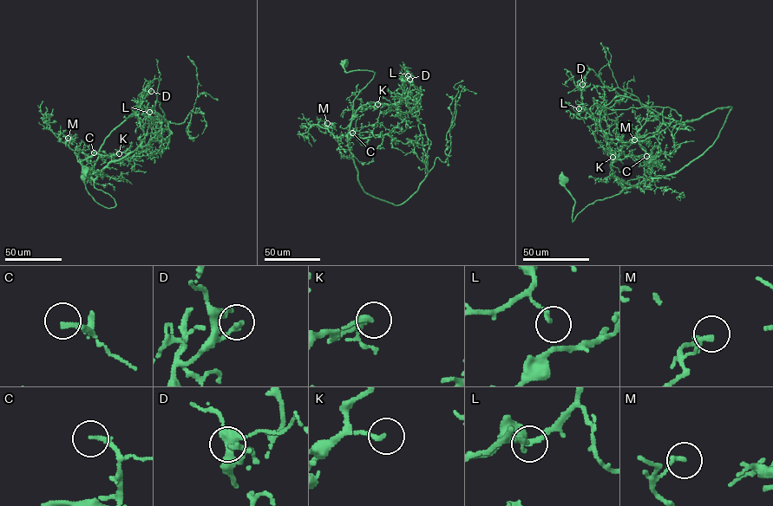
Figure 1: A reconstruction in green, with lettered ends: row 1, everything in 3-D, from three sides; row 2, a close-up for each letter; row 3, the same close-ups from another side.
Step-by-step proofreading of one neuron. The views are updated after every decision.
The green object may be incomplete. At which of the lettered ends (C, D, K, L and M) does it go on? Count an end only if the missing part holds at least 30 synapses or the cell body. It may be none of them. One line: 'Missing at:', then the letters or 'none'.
Missing at: C

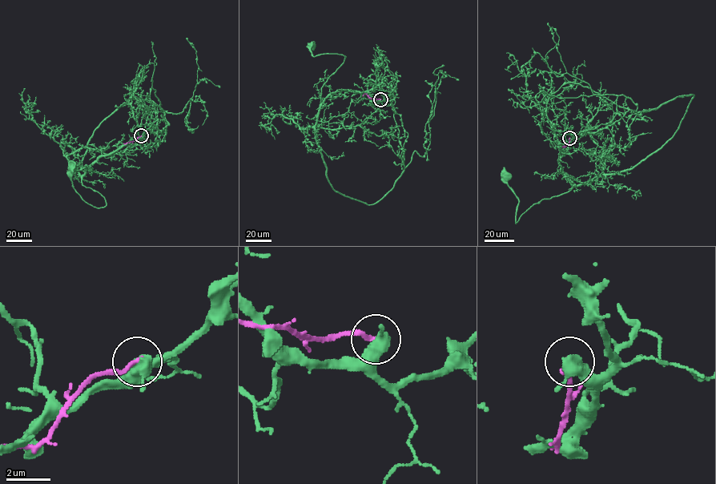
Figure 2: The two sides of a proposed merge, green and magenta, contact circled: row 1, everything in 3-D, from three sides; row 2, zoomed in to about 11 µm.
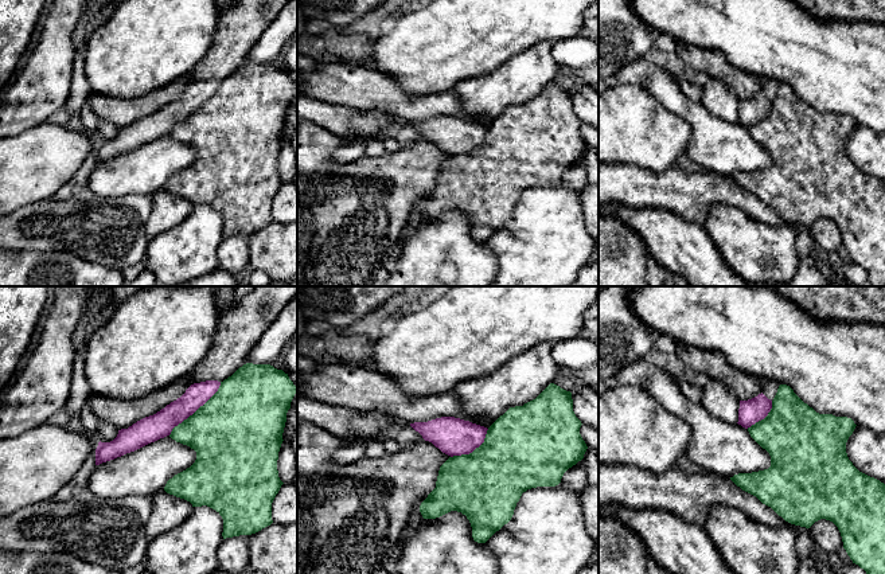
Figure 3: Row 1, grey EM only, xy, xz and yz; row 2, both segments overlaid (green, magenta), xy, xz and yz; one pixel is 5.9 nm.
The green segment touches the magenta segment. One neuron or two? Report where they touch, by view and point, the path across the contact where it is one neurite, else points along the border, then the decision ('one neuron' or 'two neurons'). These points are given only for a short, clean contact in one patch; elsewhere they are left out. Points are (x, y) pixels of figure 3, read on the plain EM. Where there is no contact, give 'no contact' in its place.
meets green in xy at (197, 109); two neurons

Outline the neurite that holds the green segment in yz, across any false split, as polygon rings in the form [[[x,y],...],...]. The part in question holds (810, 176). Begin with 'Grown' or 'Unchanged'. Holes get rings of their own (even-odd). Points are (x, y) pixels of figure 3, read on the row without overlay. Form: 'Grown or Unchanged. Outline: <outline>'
Unchanged. Outline: [[[780,83],[768,114],[748,126],[751,136],[769,152],[771,165],[738,172],[730,179],[791,223],[810,227],[820,218],[833,220],[841,231],[843,247],[853,262],[866,270],[872,286],[885,286],[885,183],[859,171],[849,159],[846,141],[855,125],[851,117],[816,112],[790,85]]]

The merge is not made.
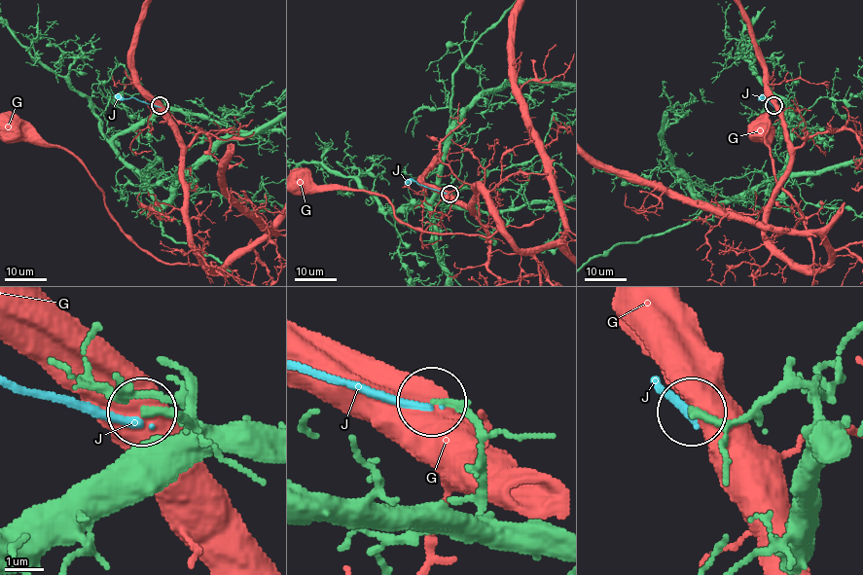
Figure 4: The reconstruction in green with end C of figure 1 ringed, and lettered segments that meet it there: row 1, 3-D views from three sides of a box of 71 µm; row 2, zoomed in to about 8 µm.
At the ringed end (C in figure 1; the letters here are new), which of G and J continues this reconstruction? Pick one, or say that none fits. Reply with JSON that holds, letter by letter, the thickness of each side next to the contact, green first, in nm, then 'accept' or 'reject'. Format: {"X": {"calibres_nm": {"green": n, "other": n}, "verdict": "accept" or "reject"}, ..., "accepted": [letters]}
{"G": {"calibres_nm": {"green": 180, "other": 950}, "verdict": "reject"}, "J": {"calibres_nm": {"green": 200, "other": 200}, "verdict": "reject"}, "accepted": []}

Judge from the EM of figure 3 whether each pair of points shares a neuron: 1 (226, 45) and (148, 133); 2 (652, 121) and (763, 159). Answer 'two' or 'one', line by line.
1: one
2: two

